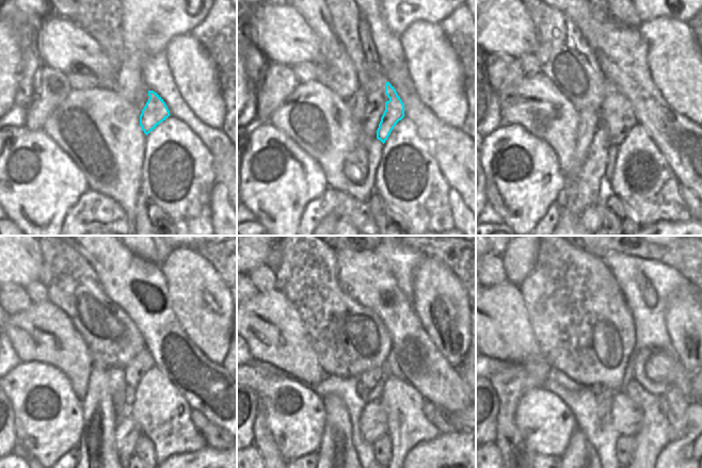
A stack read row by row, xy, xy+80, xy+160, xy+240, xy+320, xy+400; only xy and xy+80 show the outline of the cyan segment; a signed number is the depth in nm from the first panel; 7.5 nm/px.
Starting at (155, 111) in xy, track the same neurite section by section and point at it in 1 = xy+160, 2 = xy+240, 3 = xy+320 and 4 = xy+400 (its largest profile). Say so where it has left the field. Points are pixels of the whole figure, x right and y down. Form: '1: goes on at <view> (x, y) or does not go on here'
1: goes on at xy+160 (617, 112)
2: goes on at xy+240 (143, 361)
3: goes on at xy+320 (368, 380)
4: goes on at xy+400 (605, 392)

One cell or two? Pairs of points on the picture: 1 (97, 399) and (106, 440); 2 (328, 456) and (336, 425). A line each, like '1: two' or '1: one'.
1: one
2: one

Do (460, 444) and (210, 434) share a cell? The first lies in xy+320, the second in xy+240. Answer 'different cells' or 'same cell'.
different cells

